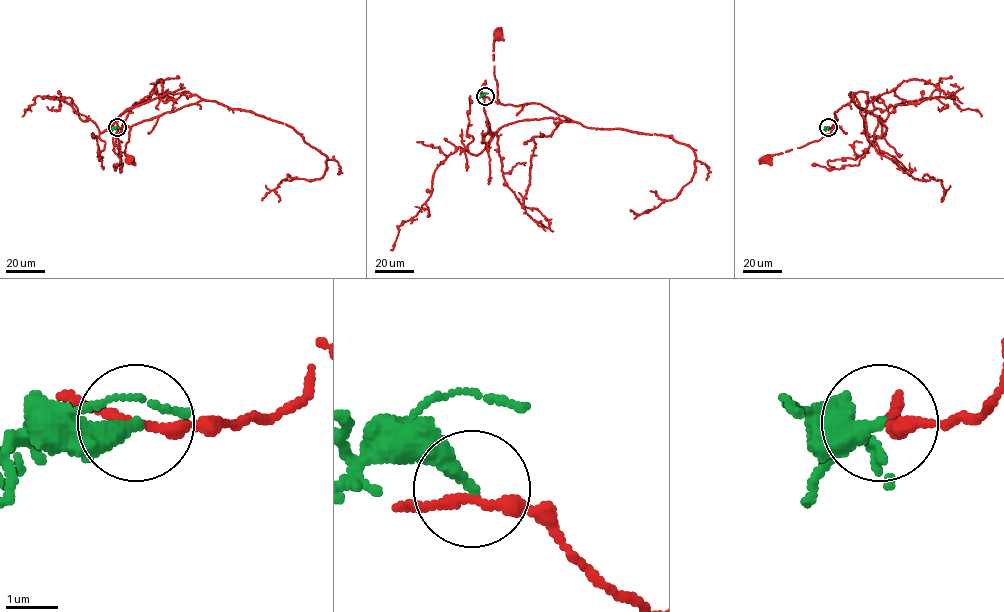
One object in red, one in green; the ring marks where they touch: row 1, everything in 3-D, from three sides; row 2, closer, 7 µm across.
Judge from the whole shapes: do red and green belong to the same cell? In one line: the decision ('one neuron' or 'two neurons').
two neurons

